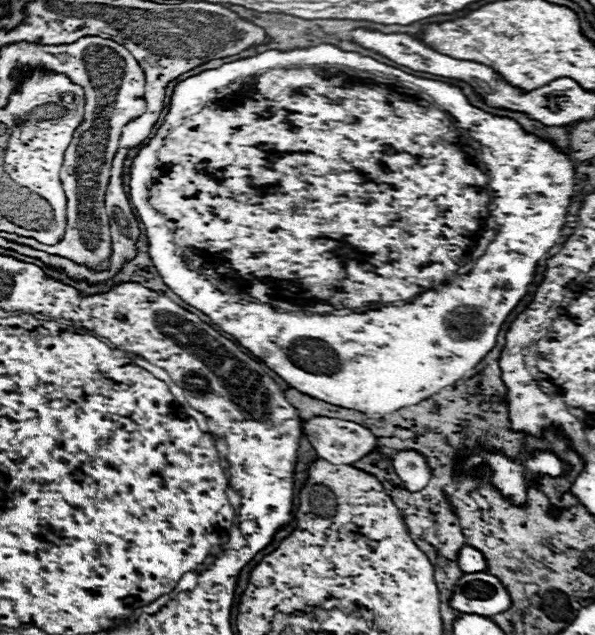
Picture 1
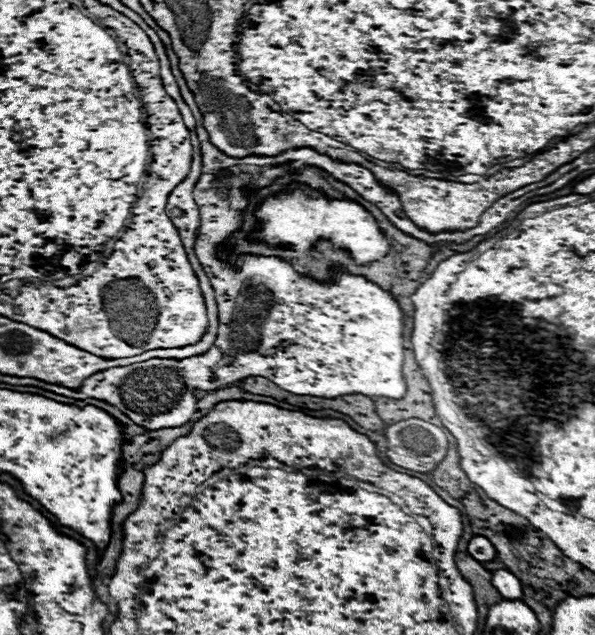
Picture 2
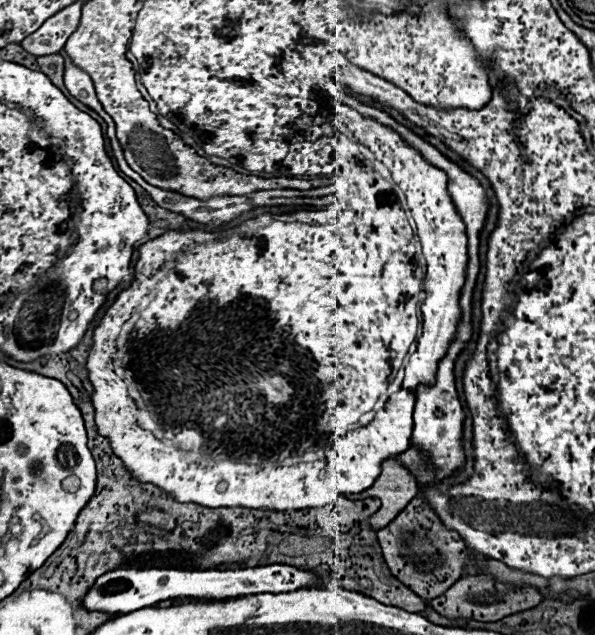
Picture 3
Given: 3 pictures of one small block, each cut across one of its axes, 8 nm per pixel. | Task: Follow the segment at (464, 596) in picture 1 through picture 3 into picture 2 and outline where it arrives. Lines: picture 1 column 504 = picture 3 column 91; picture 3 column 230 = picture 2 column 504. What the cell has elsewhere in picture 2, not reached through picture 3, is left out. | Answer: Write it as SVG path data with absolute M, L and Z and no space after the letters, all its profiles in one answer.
M496 570L492 574L492 584L494 584L494 588L498 588L498 592L506 600L522 598L522 584L520 584L520 580L508 570Z

